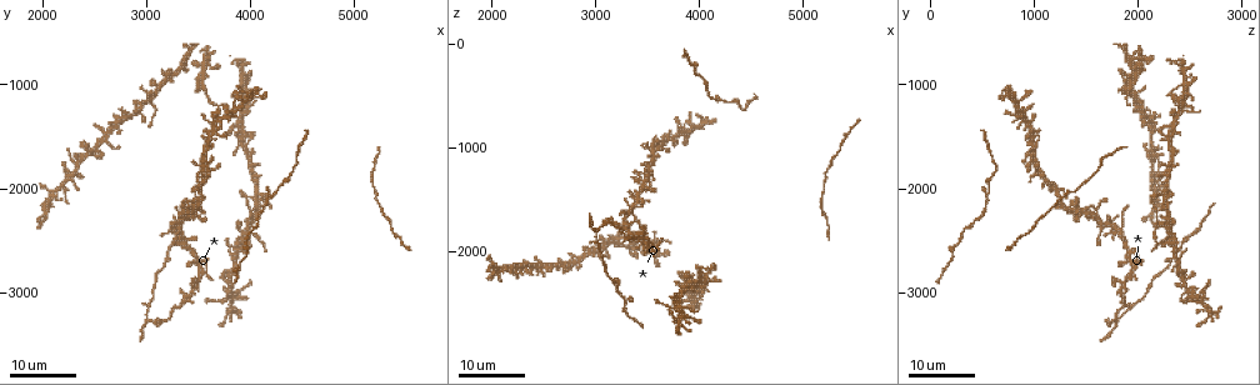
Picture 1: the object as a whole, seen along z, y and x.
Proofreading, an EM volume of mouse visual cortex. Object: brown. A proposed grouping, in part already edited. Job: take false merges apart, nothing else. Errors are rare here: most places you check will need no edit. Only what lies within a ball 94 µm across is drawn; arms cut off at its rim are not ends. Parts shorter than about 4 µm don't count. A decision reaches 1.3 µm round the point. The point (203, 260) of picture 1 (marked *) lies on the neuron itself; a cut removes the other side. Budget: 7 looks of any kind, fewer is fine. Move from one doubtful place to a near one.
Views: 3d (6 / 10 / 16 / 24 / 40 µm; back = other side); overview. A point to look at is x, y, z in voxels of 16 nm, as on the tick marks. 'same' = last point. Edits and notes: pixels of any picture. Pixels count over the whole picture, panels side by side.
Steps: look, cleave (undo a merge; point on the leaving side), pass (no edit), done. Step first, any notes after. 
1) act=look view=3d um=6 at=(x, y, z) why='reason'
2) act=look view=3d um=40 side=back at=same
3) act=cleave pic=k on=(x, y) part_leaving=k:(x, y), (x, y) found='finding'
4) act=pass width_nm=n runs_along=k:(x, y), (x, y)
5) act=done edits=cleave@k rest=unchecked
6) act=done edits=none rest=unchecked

act=look view=3d um=24 at=(3540, 2740, 1960) why='four arms meet'

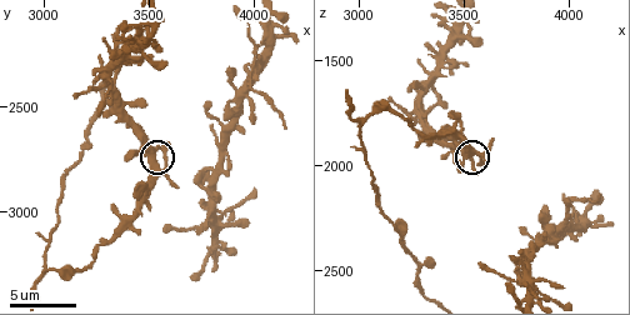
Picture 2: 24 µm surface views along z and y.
act=look view=3d um=10 at=same

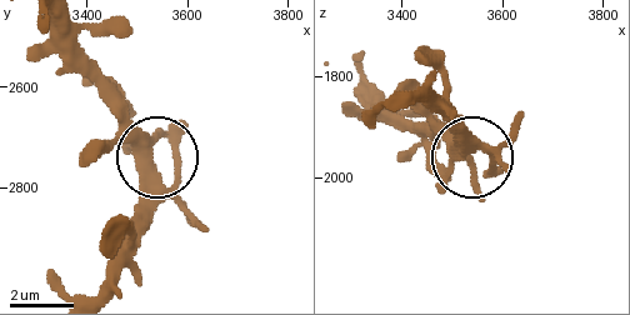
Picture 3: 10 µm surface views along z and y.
act=pass runs_along=3:(163, 134), (146, 233) found='all the same neuron'

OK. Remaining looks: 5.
act=look view=3d um=10 at=(4060, 2170, 2240)

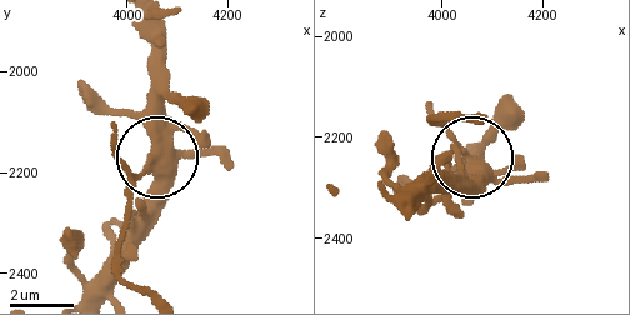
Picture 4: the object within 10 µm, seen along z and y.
act=cleave pic=4 on=(115, 146) width_nm=390 part_leaving=4:(141, 176), (118, 256), (141, 289) found='a second neuron is stuck on'

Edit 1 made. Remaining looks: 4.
act=look view=3d um=16 at=(3040, 1140, 2020) why='small branch off a trunk'

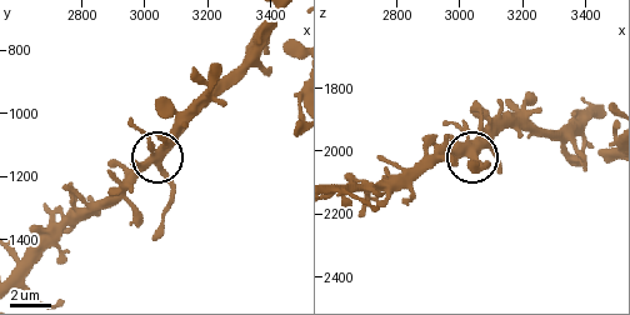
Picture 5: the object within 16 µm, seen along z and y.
act=look view=3d um=6 at=(3050, 1150, 2020) why='closer look'

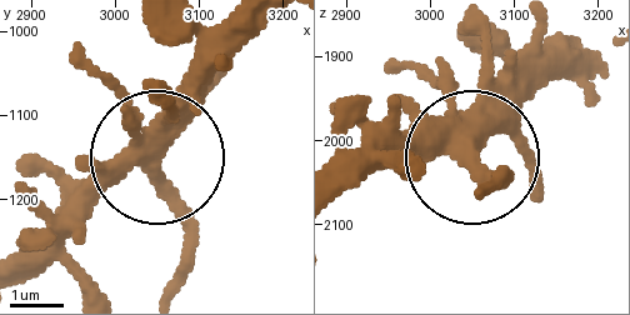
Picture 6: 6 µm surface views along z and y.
act=pass side_arm_um=5 found='one neuron here'

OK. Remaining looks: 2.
act=done edits=cleave@4 rest=unchecked

